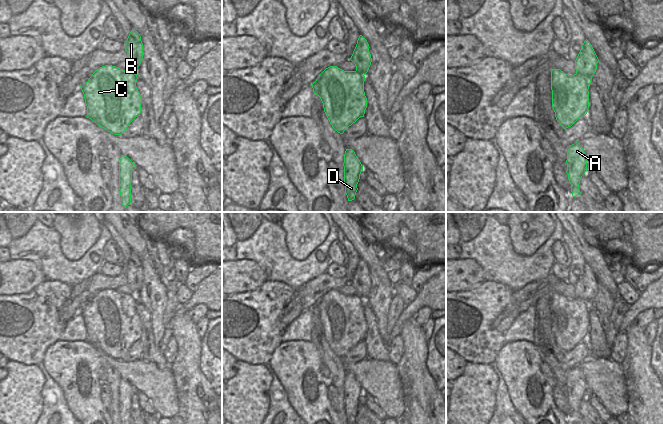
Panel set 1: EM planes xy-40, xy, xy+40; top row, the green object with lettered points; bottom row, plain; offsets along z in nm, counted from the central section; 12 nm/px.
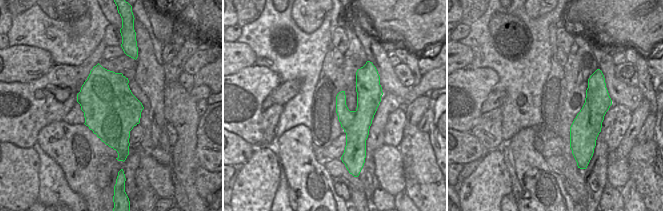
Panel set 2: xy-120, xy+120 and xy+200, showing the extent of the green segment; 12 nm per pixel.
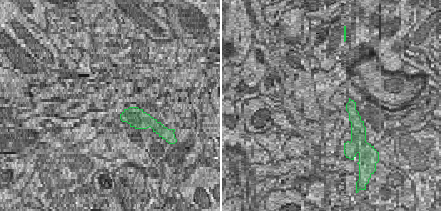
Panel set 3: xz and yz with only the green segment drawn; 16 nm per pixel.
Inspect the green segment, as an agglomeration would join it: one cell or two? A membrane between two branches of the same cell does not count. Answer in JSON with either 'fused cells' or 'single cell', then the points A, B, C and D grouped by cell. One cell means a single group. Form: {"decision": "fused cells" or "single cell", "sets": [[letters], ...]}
{"decision": "fused cells", "sets": [["A", "B", "D"], ["C"]]}

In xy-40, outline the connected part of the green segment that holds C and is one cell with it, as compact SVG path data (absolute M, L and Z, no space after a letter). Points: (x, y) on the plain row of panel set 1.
M105 289L97 293L81 311L87 330L87 342L114 359L121 359L141 337L142 322L136 311L135 295Z

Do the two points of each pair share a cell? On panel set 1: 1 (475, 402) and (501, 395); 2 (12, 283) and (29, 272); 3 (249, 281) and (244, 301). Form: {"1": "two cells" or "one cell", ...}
{"1": "two cells", "2": "one cell", "3": "two cells"}

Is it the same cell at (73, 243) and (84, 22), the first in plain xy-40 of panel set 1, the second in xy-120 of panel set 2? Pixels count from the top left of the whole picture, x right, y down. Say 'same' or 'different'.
same

